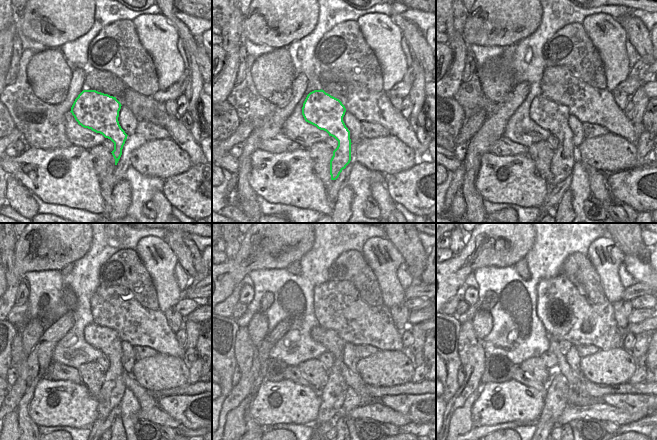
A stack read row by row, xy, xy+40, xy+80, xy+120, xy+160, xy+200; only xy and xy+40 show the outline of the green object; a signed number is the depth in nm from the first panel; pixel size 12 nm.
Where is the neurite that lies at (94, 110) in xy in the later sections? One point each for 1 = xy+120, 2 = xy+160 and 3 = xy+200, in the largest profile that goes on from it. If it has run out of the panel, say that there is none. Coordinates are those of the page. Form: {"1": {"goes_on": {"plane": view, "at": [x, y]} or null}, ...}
{"1": {"goes_on": {"plane": "xy+120", "at": [107, 340]}}, "2": {"goes_on": {"plane": "xy+160", "at": [334, 392]}}, "3": {"goes_on": {"plane": "xy+200", "at": [557, 392]}}}

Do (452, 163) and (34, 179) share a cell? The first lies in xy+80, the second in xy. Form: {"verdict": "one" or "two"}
{"verdict": "one"}

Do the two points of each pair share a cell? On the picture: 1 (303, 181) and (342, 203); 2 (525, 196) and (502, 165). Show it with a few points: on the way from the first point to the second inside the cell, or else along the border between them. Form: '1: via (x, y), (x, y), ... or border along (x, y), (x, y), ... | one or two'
1: border along (333, 203), (333, 210), (331, 212) | two
2: via (523, 188), (510, 175), (508, 170) | one

